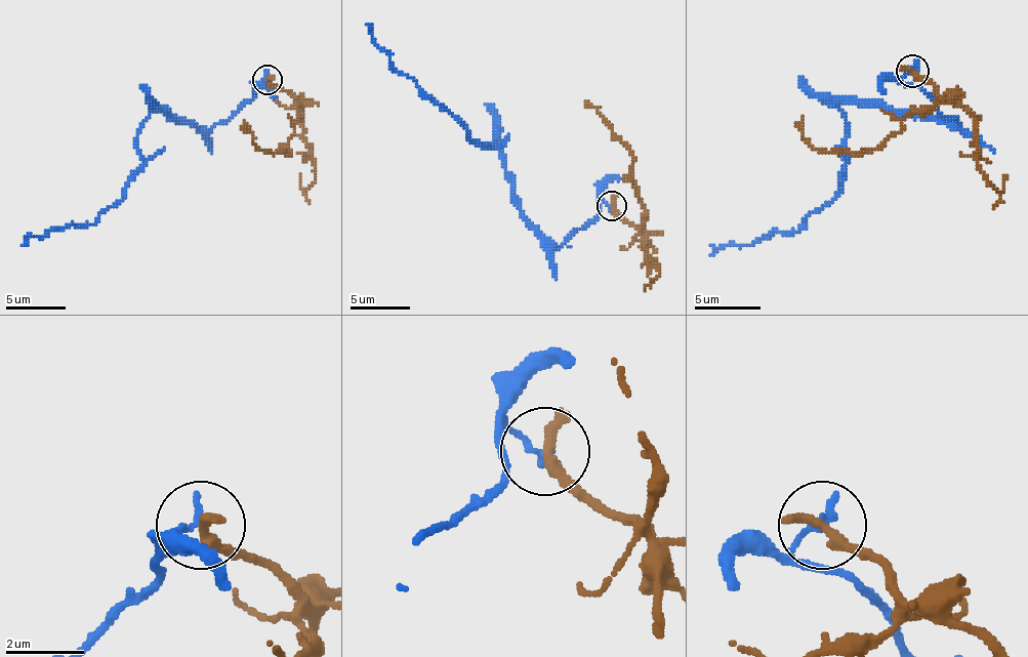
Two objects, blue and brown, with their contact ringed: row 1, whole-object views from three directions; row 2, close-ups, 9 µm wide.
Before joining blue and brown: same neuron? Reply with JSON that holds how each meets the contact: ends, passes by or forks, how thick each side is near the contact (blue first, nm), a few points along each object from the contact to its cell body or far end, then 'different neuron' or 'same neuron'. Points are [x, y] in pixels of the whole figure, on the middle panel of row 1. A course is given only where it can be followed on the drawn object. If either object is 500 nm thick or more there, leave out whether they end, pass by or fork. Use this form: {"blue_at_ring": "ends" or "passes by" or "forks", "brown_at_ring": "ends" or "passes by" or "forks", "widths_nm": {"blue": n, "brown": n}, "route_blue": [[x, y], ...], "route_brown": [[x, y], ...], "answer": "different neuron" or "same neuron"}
{"blue_at_ring": "ends", "brown_at_ring": "ends", "widths_nm": {"blue": 190, "brown": 400}, "route_blue": [[612, 205], [600, 196], [600, 211], [556, 246], [523, 213], [499, 142], [479, 146], [399, 72], [366, 24]], "route_brown": [[612, 205], [632, 226], [639, 229], [645, 222], [645, 208], [635, 193], [632, 155], [598, 107], [588, 107]], "answer": "different neuron"}

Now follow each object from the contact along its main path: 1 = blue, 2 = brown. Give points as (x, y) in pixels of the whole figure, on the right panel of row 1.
1: (911, 70), (901, 80), (957, 123), (841, 103), (846, 178), (832, 199), (795, 232), (710, 254)
2: (911, 70), (935, 86), (938, 99), (914, 110), (898, 132), (875, 149), (819, 153), (803, 136), (803, 116)

